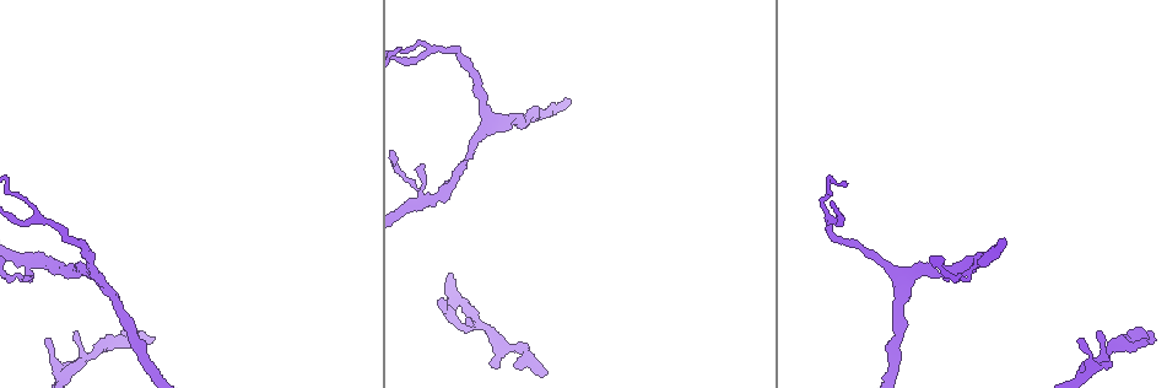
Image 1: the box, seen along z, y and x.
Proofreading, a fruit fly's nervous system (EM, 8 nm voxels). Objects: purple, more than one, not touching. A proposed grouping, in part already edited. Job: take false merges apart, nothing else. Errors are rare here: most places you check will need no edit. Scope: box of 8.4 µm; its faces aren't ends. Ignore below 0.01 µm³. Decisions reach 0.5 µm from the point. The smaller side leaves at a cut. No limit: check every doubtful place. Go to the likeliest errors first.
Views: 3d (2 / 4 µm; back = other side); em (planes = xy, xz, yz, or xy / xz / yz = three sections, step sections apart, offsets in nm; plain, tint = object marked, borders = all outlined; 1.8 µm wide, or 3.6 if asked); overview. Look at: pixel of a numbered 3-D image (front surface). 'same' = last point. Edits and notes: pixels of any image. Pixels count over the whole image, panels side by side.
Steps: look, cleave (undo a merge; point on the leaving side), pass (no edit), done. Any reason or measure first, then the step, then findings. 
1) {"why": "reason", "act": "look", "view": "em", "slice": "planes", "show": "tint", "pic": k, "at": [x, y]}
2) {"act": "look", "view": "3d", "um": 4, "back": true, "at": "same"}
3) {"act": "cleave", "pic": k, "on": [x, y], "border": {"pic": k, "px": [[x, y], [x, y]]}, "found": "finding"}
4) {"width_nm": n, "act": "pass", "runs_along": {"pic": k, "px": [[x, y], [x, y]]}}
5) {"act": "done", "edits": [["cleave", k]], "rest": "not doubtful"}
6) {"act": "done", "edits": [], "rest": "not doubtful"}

{"why": "arms part here", "act": "look", "view": "em", "slice": "planes", "show": "plain", "pic": 1, "at": [1125, 339]}

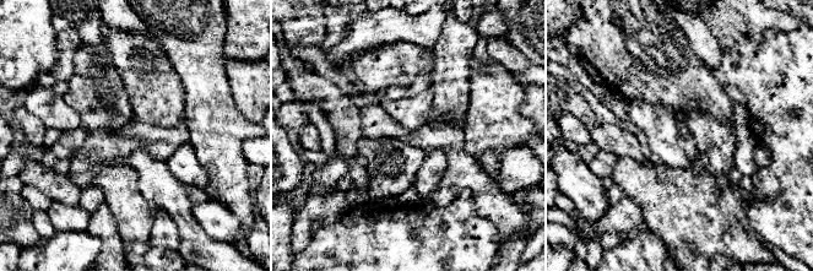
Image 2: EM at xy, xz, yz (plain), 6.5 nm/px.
{"act": "look", "view": "em", "slice": "planes", "show": "borders", "at": "same"}

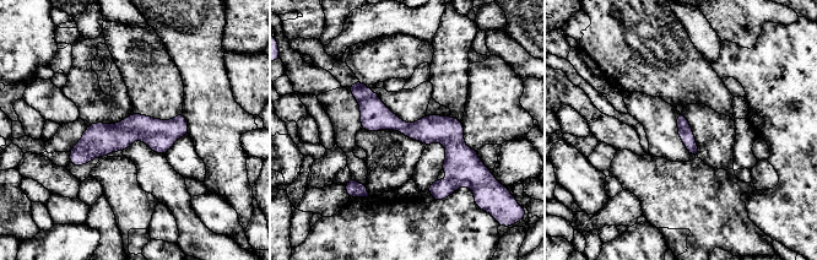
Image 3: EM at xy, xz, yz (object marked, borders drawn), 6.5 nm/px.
{"act": "pass", "runs_along": {"pic": 3, "px": [[353, 87], [388, 120], [437, 130], [470, 166]]}, "found": "continuous, no second neuron"}

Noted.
{"why": "two arms in line, one across", "act": "look", "view": "3d", "um": 4, "pic": 1, "at": [424, 198]}

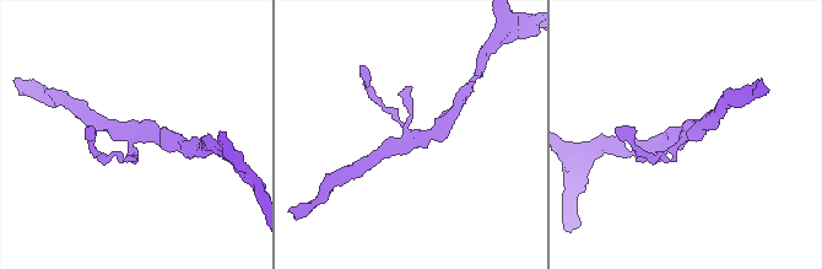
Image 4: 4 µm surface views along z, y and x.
{"act": "look", "view": "em", "slice": "planes", "show": "plain", "pic": 4, "at": [684, 137]}

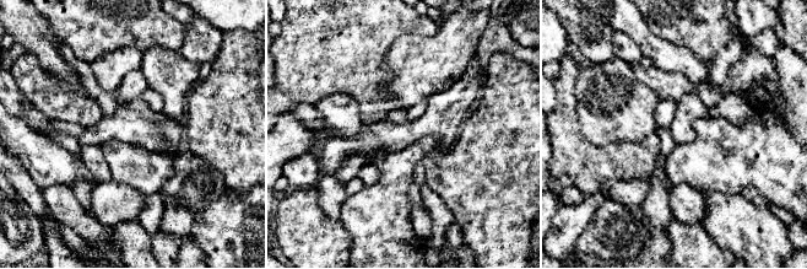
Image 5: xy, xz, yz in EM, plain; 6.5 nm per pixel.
{"act": "look", "view": "em", "slice": "planes", "show": "tint", "at": "same"}

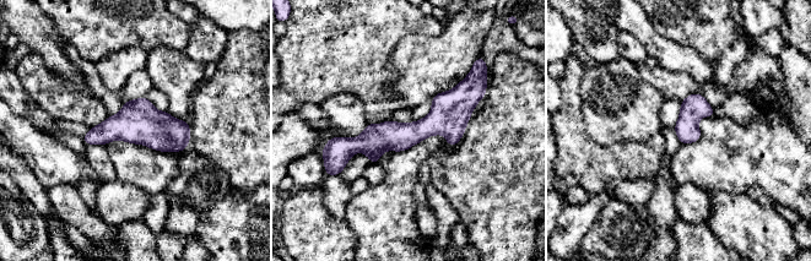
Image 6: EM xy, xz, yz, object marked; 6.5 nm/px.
{"act": "pass", "found": "continuous, no second neuron"}

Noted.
{"why": "abrupt turn", "act": "look", "view": "3d", "um": 2, "back": true, "pic": 1, "at": [1089, 366]}

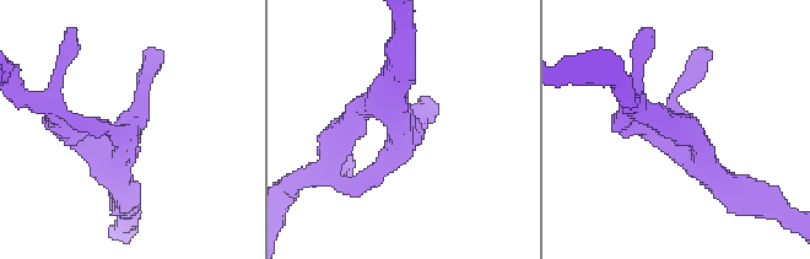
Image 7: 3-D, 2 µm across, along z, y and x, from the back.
{"why": "need the tissue", "act": "look", "view": "em", "slice": "planes", "show": "borders", "pic": 7, "at": [399, 131]}

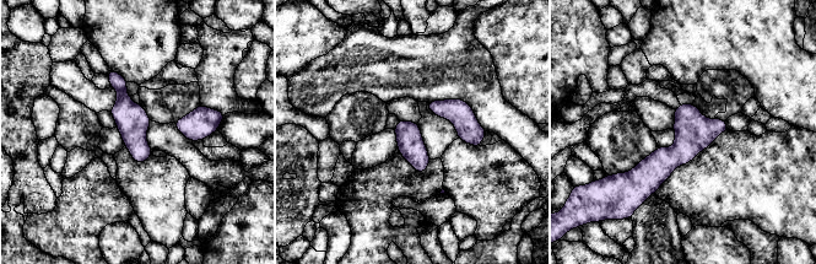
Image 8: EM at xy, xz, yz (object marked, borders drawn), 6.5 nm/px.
{"width_nm": 170, "act": "pass", "found": "one neuron here"}

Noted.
{"why": "arms part here", "act": "look", "view": "em", "slice": "planes", "show": "plain", "pic": 1, "at": [493, 120]}

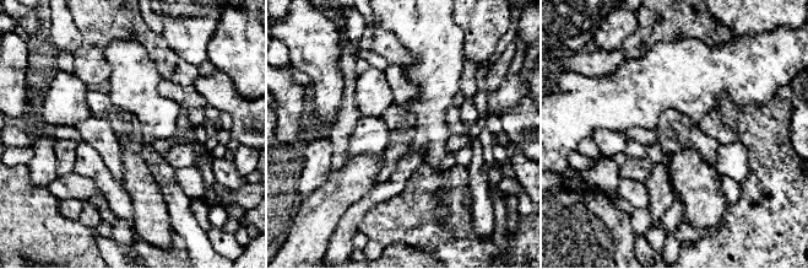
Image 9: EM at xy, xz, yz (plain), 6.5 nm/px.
{"act": "look", "view": "em", "slice": "planes", "show": "tint", "at": "same"}

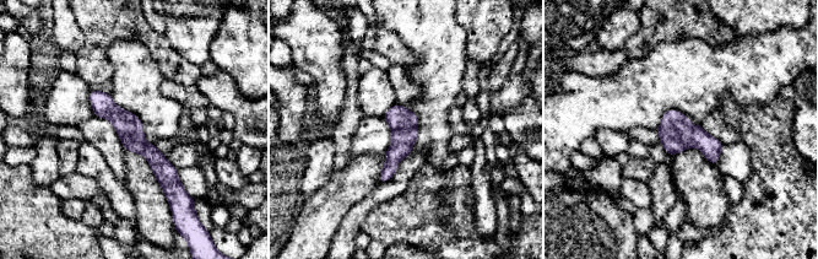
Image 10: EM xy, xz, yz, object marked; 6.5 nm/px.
{"act": "pass", "runs_along": {"pic": 10, "px": [[93, 93], [158, 162], [169, 194]]}, "found": "one neuron here"}

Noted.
{"why": "three-way junction", "act": "look", "view": "3d", "um": 2, "back": true, "pic": 1, "at": [440, 50]}

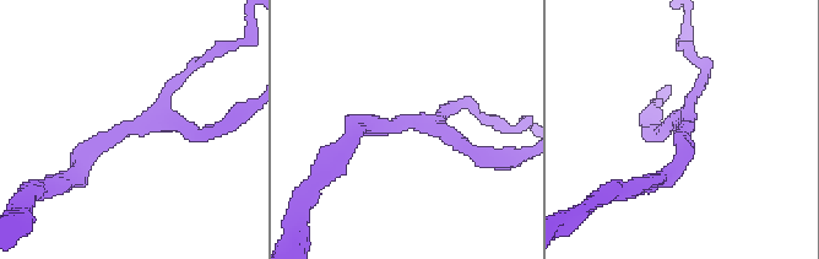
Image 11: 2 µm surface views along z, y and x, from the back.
{"arms": 3, "act": "look", "view": "em", "slice": "yz", "step": 16, "show": "tint", "pic": 11, "at": [407, 127]}

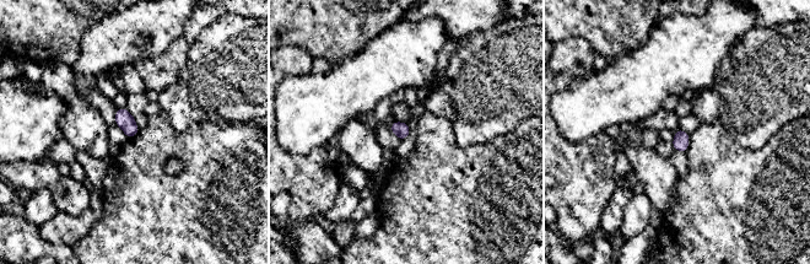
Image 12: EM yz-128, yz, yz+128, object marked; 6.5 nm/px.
{"why": "another direction", "act": "look", "view": "em", "slice": "planes", "show": "tint", "at": "same"}

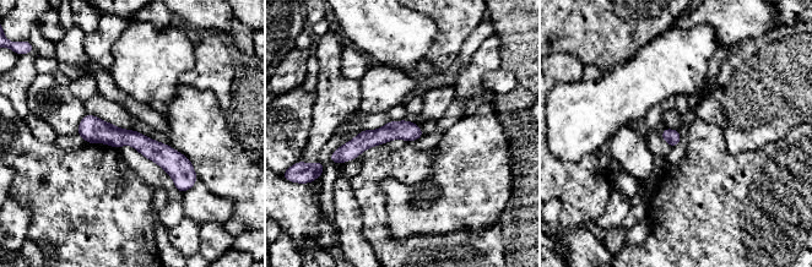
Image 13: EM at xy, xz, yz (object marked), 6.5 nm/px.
{"act": "pass", "runs_along": {"pic": 13, "px": [[82, 124], [135, 139], [190, 174]]}, "found": "all the same neuron"}

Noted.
{"act": "done", "edits": [], "rest": "not doubtful"}

